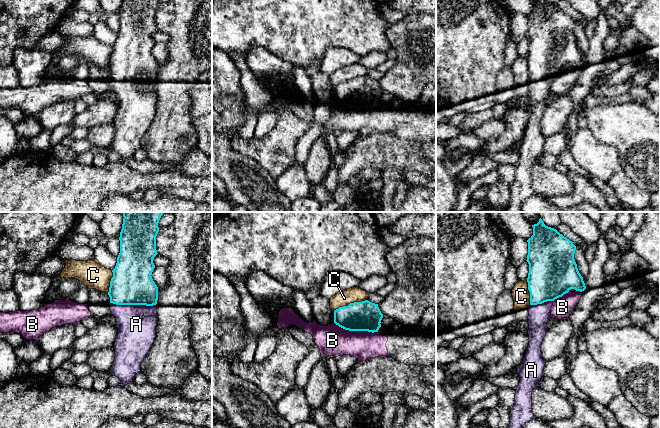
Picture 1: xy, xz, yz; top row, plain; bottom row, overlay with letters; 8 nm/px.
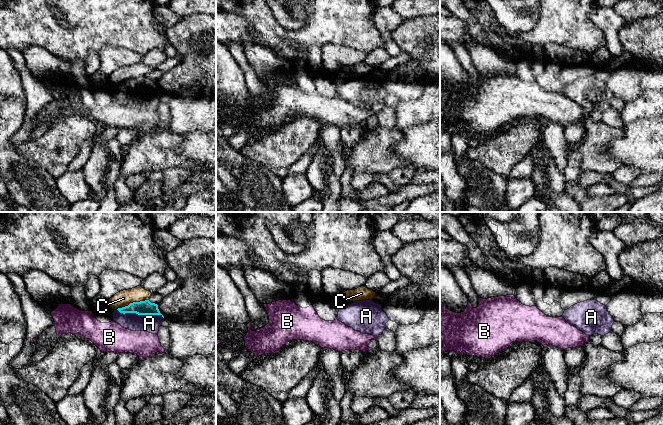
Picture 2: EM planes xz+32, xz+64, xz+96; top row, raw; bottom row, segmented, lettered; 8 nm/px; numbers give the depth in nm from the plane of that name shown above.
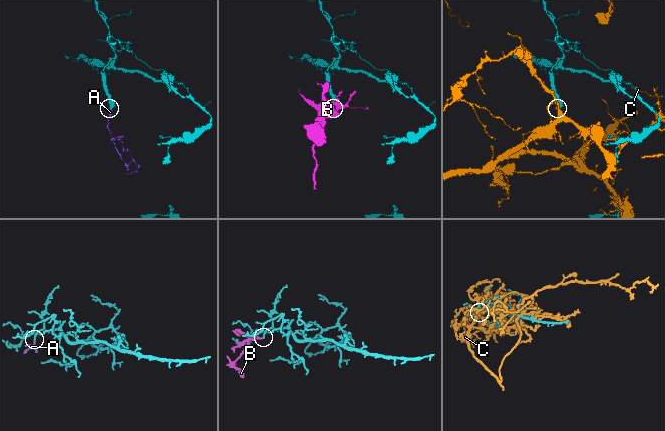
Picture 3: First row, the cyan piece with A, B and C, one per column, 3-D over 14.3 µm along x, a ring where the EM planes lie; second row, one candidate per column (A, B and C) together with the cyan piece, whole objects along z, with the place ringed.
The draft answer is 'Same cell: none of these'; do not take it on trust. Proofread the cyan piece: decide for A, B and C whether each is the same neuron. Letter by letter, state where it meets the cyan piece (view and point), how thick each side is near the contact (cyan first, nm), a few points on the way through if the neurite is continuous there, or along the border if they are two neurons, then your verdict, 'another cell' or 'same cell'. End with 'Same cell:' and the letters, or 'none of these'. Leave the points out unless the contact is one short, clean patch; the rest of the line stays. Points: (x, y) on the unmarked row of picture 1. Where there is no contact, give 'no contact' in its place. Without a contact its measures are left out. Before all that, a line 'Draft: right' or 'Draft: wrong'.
Draft: wrong
A: contact xy (133, 80); calibres 340 and 320 nm; way xy (132, 60), (133, 80), (136, 100); same cell
B: contact xz (355, 106); calibres 240 and 260 nm; border xz (333, 98), (349, 106), (377, 108); another cell
C: contact xz (350, 79); calibres 240 and 120 nm; another cell
Same cell: A

